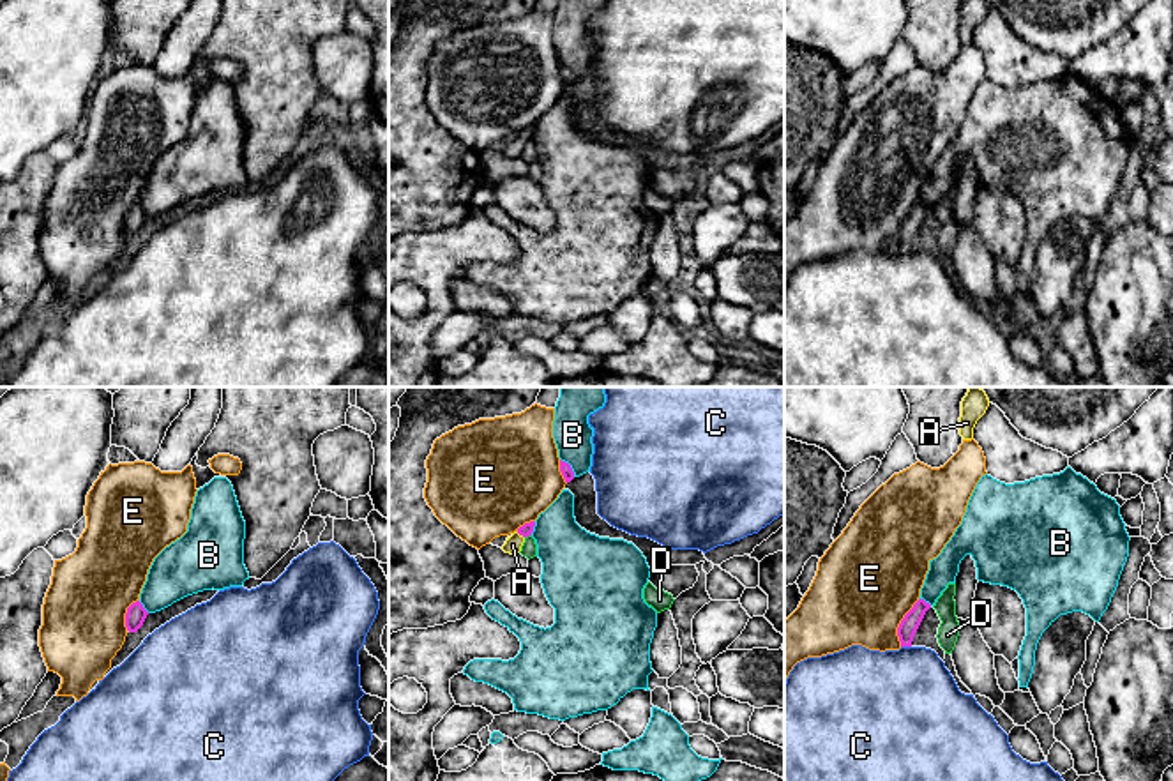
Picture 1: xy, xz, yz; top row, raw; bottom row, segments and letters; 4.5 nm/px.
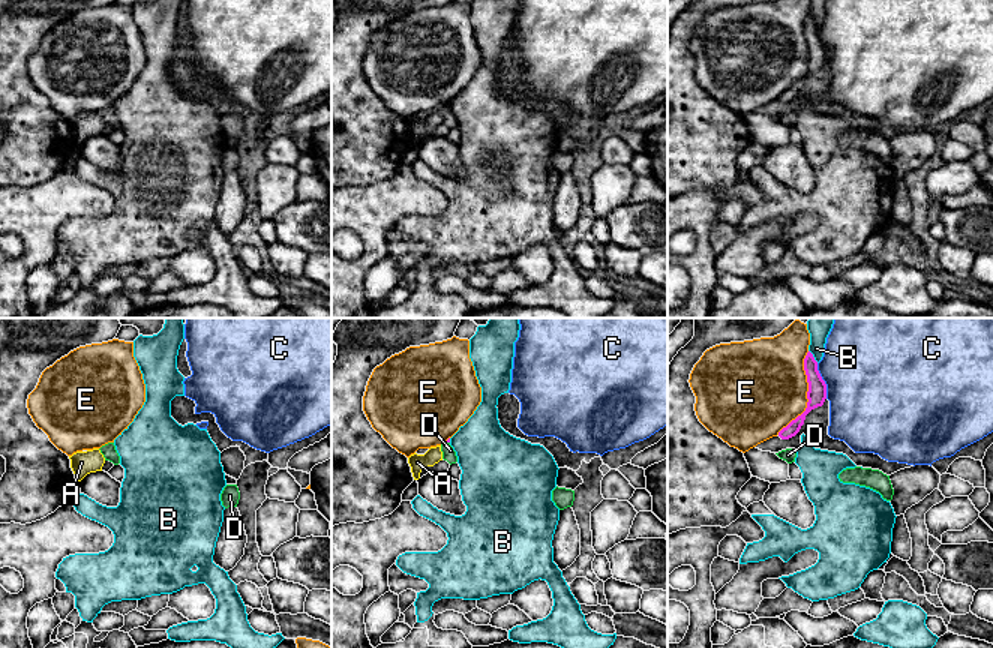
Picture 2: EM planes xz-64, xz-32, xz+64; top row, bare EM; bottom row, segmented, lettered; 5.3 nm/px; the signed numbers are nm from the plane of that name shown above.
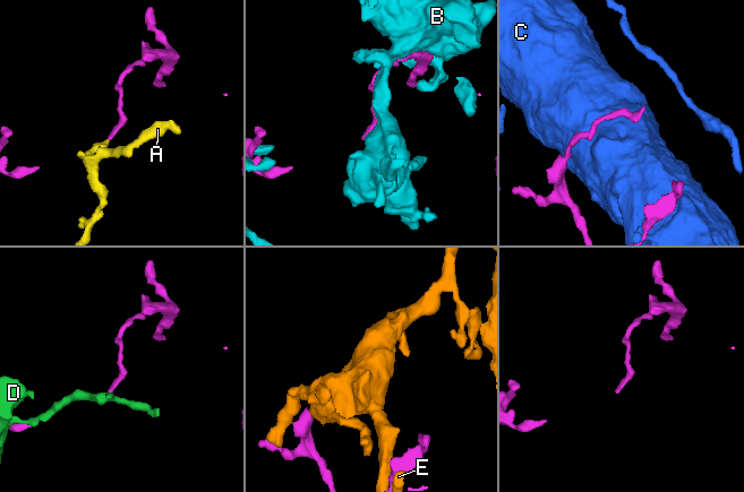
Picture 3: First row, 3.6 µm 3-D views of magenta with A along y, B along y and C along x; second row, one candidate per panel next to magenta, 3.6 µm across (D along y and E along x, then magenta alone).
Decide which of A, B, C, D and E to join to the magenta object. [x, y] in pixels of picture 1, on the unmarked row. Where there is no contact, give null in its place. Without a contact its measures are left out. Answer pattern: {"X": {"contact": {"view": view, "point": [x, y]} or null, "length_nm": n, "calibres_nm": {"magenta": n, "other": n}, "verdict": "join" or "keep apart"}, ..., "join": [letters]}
{"A": {"contact": {"view": "xz", "point": [520, 138]}, "length_nm": 50, "calibres_nm": {"magenta": 60, "other": 80}, "verdict": "join"}, "B": {"contact": {"view": "xz", "point": [569, 71]}, "length_nm": 110, "calibres_nm": {"magenta": 50, "other": 180}, "verdict": "keep apart"}, "C": {"contact": {"view": "yz", "point": [907, 250]}, "length_nm": 50, "calibres_nm": {"magenta": 90, "other": 460}, "verdict": "keep apart"}, "D": {"contact": {"view": "xz", "point": [527, 140]}, "length_nm": 40, "calibres_nm": {"magenta": 60, "other": 70}, "verdict": "keep apart"}, "E": {"contact": {"view": "yz", "point": [901, 227]}, "length_nm": 240, "calibres_nm": {"magenta": 90, "other": 460}, "verdict": "keep apart"}, "join": ["A"]}

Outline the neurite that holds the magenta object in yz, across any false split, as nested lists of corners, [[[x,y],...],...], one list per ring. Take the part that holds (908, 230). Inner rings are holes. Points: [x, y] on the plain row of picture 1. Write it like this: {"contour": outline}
{"contour": [[[919,203],[913,209],[913,212],[904,219],[904,223],[897,231],[901,251],[912,251],[913,240],[929,212],[931,212],[929,207],[926,207],[924,203]]]}

